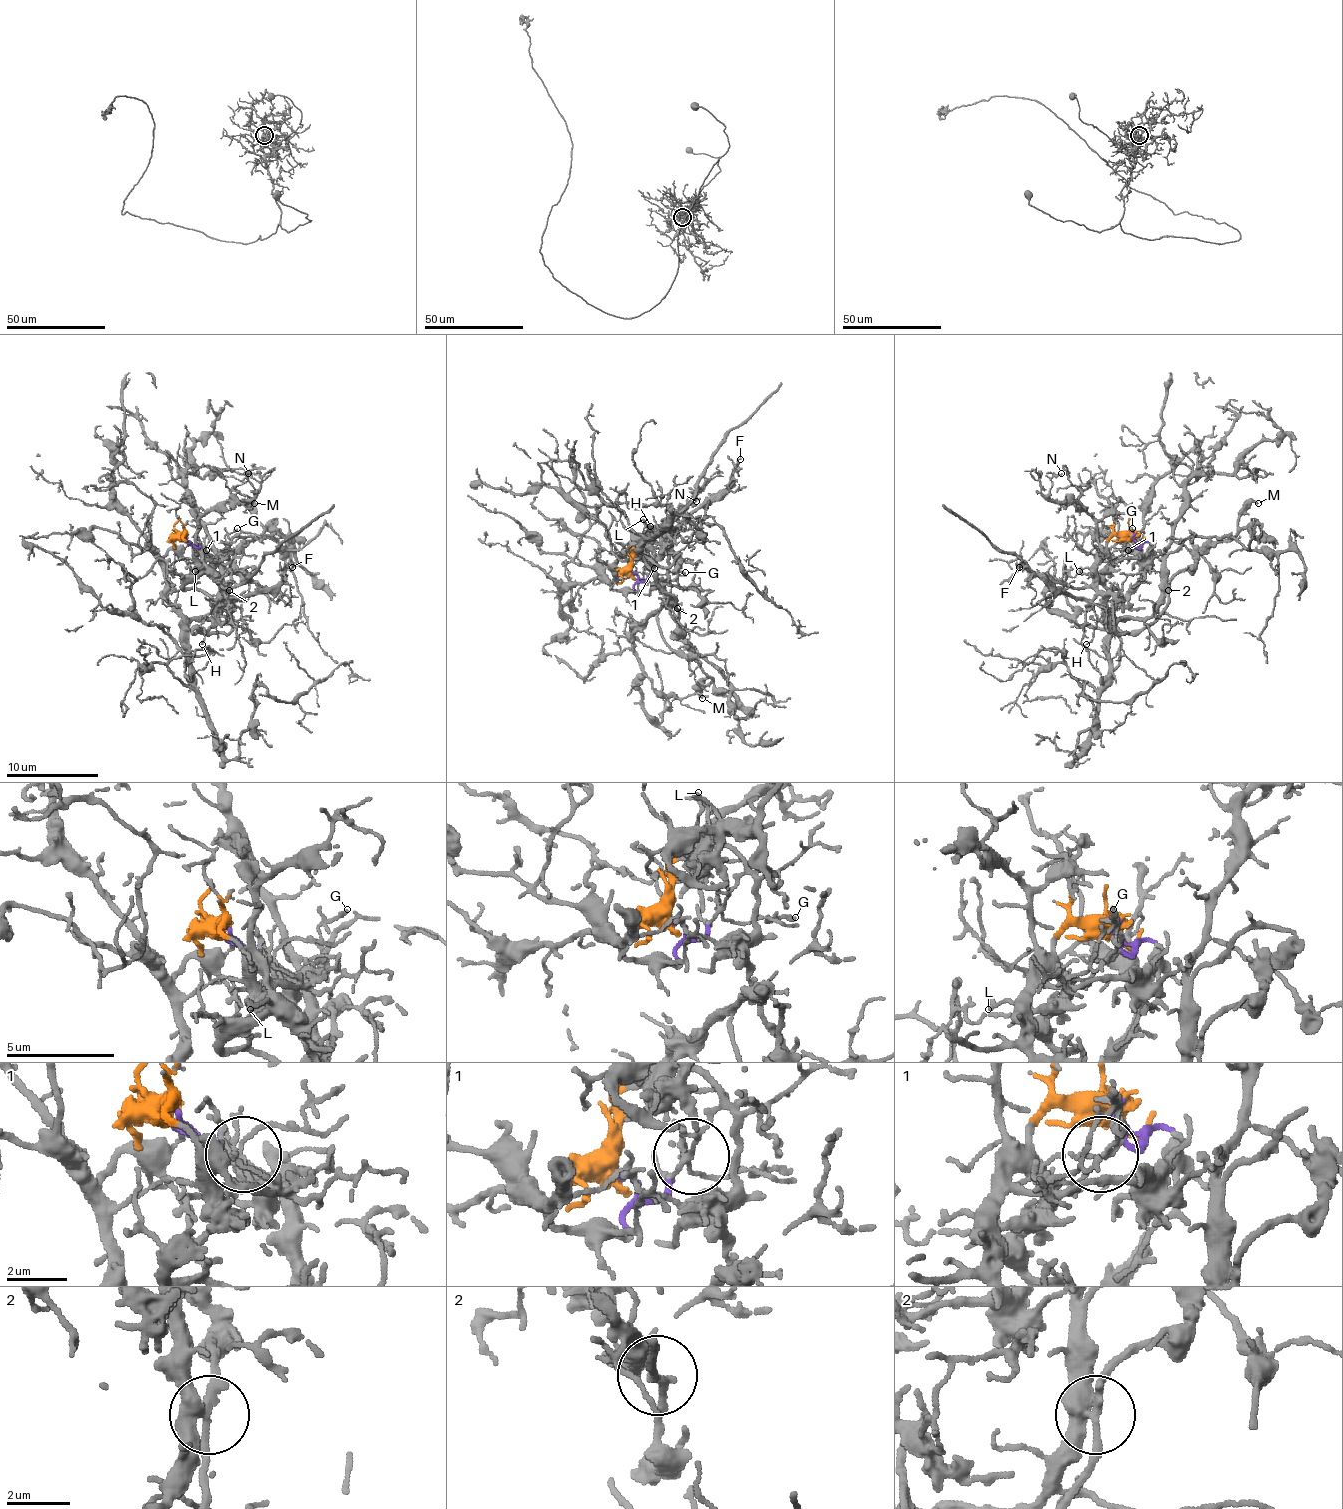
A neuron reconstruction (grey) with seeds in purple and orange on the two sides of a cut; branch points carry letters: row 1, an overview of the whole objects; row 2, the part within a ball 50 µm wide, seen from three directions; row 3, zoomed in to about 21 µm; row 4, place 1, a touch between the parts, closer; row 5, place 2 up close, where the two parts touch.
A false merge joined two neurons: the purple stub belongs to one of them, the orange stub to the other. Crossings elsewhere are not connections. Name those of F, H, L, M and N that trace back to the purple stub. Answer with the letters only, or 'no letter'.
no letter

